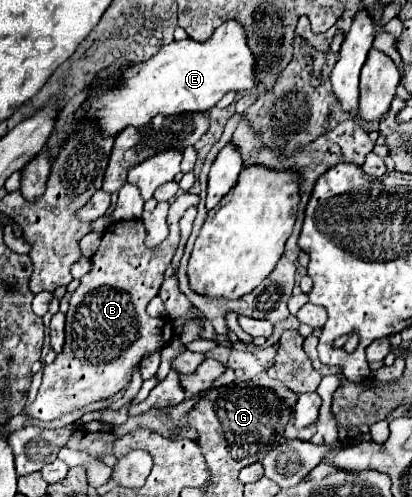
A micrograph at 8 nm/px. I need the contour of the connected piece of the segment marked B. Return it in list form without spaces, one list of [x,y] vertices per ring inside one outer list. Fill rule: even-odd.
[[[180,194],[176,200],[172,200],[170,210],[168,210],[168,238],[158,244],[156,248],[148,248],[144,244],[146,238],[146,228],[140,218],[134,220],[124,220],[124,222],[114,222],[106,228],[102,236],[102,244],[92,256],[92,270],[80,278],[80,286],[70,298],[70,310],[66,314],[66,344],[64,350],[56,356],[52,364],[46,364],[44,368],[44,378],[42,386],[38,390],[36,400],[28,406],[26,414],[28,418],[40,420],[40,422],[52,422],[64,414],[70,414],[76,408],[82,408],[90,402],[106,400],[112,398],[116,392],[128,386],[130,374],[136,366],[140,366],[142,358],[158,352],[164,348],[164,344],[172,338],[172,326],[170,320],[154,320],[146,314],[146,304],[154,298],[154,292],[158,292],[162,280],[164,280],[164,270],[168,268],[178,242],[180,242],[180,228],[178,220],[182,214],[198,204],[196,194]]]

